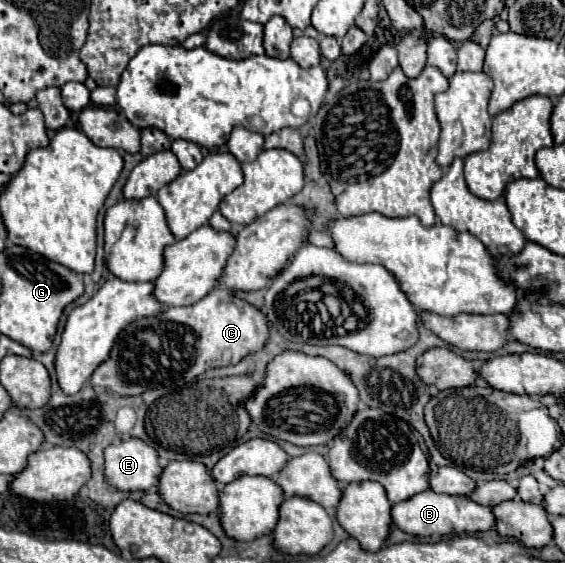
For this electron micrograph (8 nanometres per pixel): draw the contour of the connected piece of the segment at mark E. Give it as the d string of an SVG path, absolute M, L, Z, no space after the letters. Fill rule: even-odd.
M128 439L106 447L106 481L120 491L150 489L158 485L162 467L154 447L142 439Z

